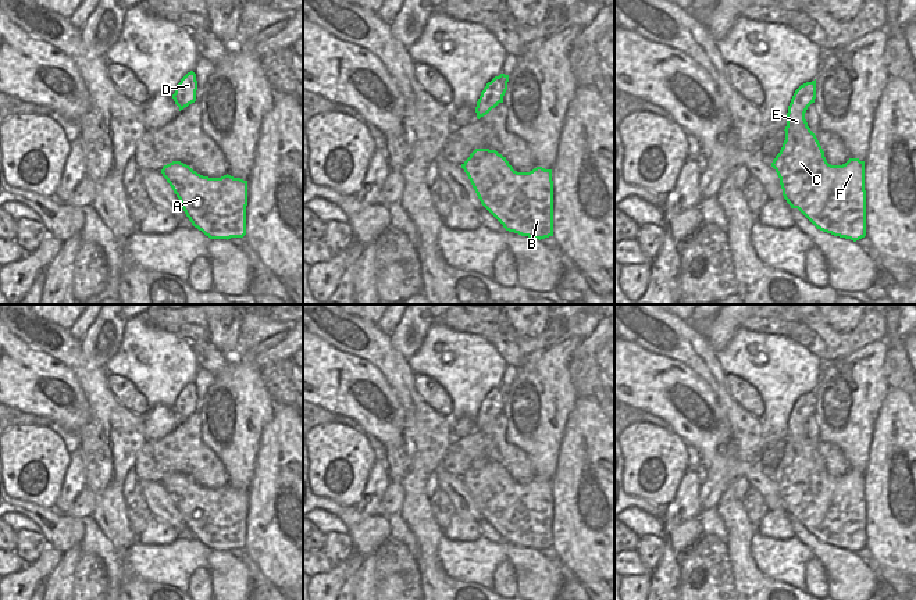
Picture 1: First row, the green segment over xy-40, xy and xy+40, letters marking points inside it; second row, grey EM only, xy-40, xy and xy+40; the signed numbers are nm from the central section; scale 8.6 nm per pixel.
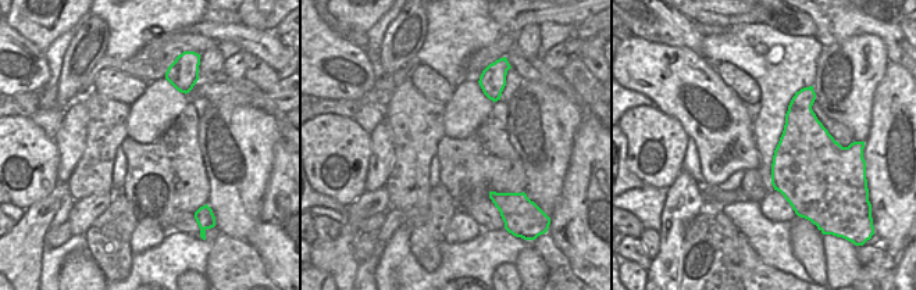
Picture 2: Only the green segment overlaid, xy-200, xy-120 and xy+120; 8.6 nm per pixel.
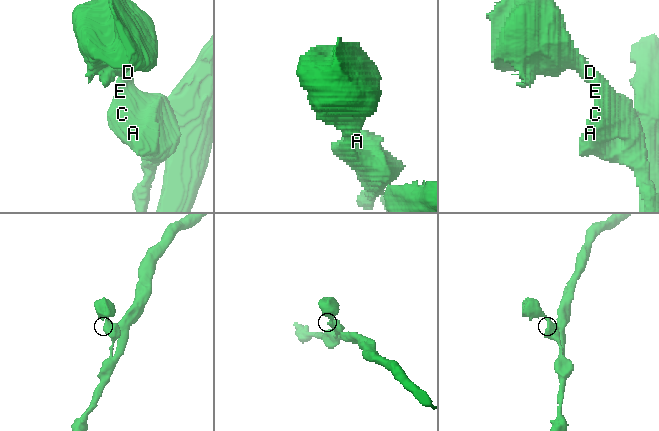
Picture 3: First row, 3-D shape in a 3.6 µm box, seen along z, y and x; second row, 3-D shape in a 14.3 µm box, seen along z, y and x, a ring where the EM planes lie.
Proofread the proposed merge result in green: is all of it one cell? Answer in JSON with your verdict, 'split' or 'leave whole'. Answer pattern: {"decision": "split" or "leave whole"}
{"decision": "leave whole"}

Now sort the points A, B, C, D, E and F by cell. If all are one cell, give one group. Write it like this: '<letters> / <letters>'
A B C D E F

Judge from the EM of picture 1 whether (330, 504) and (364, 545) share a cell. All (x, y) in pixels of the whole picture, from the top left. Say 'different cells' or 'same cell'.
same cell

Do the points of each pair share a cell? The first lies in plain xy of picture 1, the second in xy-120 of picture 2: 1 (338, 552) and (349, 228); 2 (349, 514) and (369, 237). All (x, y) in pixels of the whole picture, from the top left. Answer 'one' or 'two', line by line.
1: two
2: two

